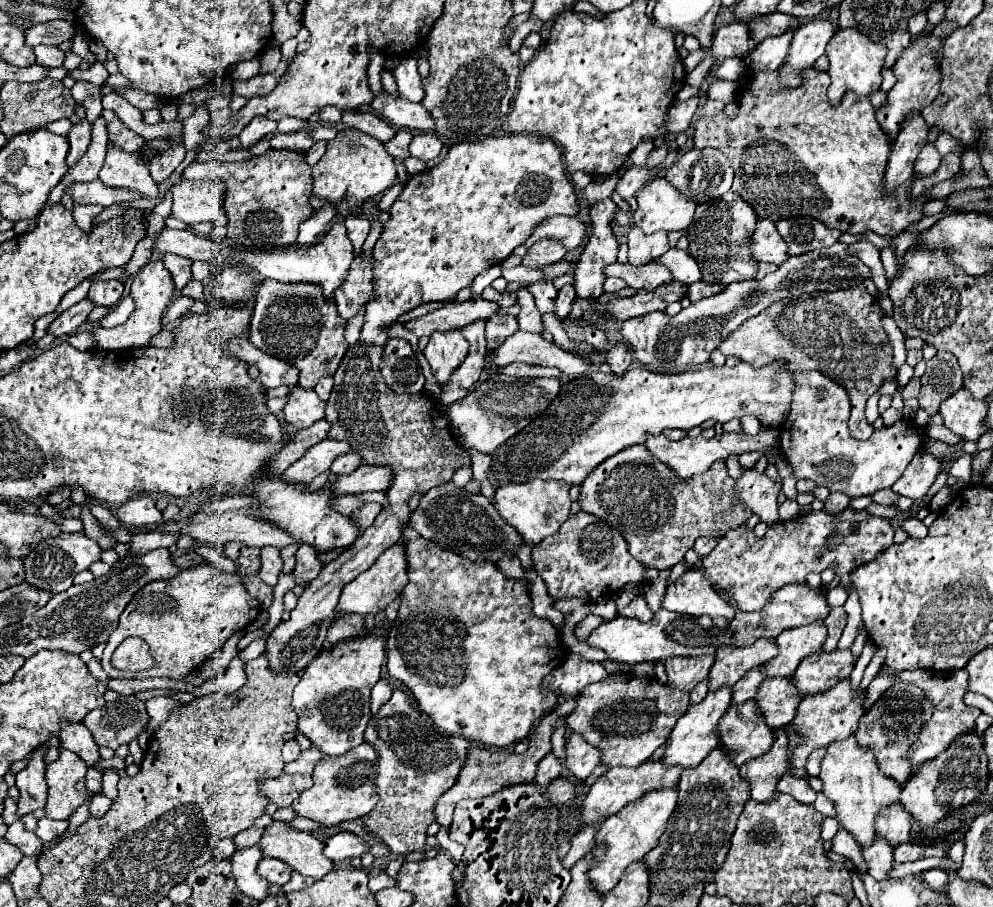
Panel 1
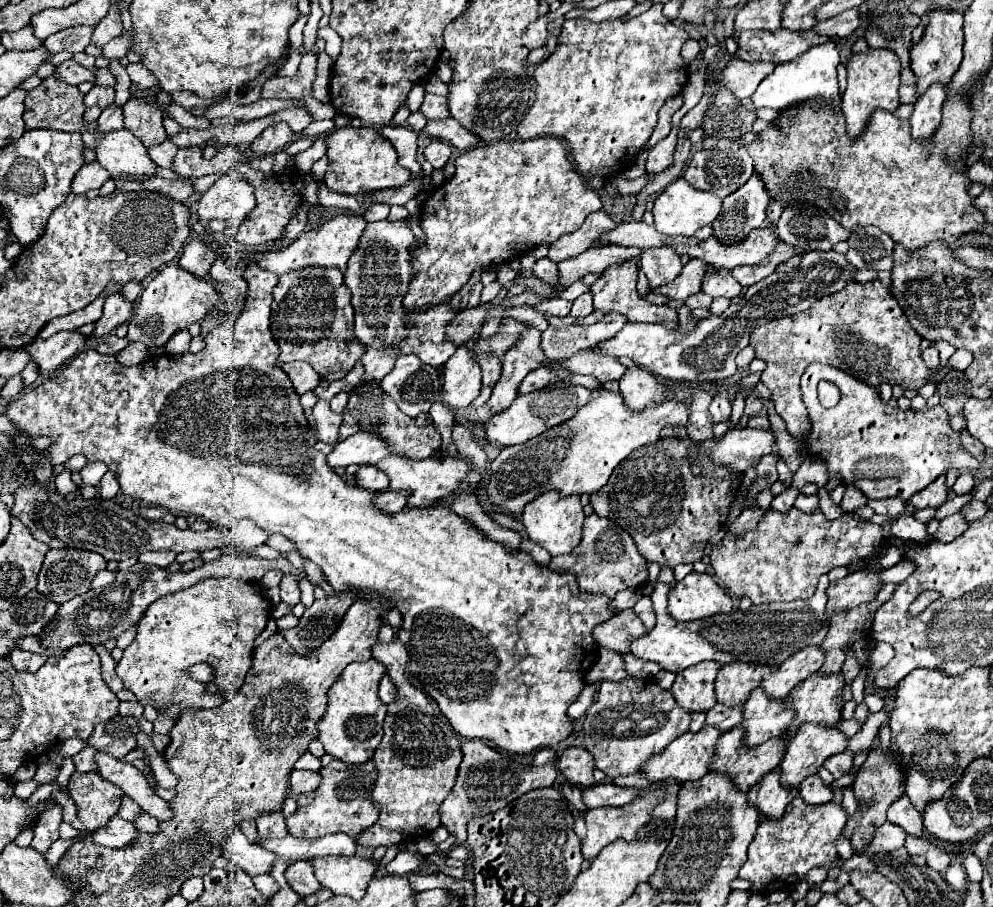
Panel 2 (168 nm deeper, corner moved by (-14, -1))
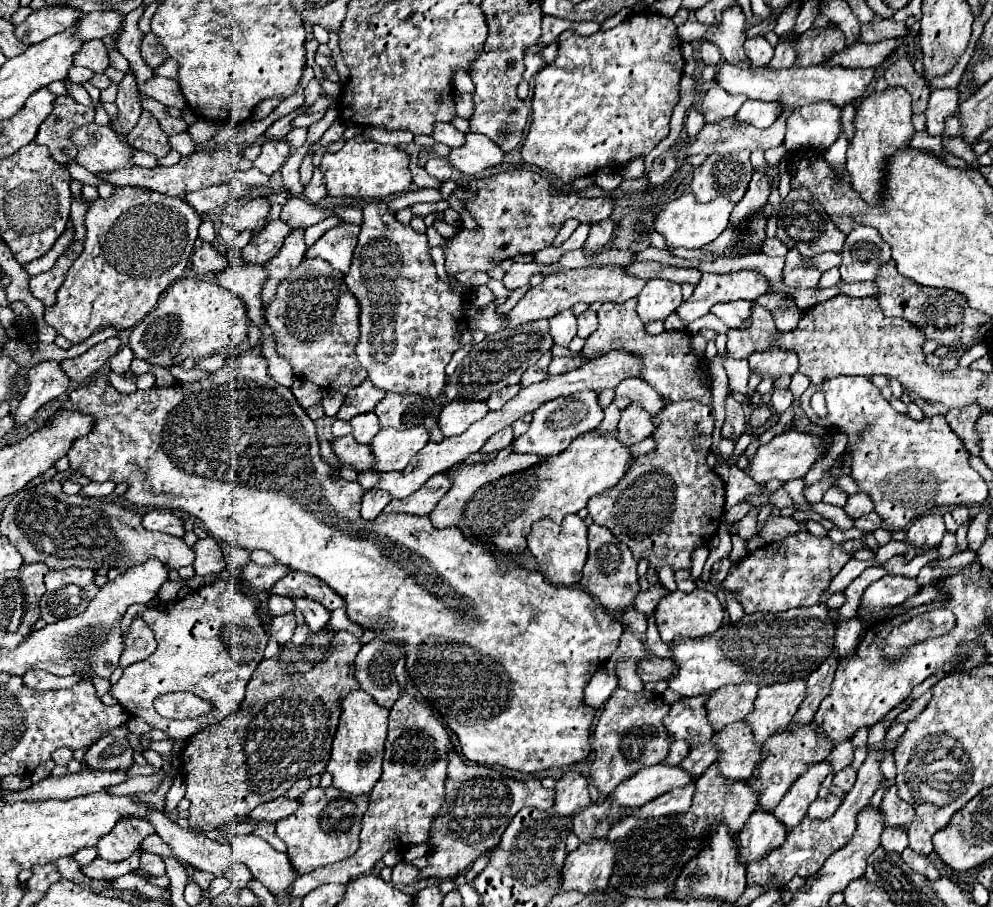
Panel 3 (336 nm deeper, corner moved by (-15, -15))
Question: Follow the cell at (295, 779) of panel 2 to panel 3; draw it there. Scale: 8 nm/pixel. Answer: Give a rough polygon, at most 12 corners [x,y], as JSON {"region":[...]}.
{"region":[[281,796],[261,804],[247,820],[291,816],[299,808],[297,798]]}

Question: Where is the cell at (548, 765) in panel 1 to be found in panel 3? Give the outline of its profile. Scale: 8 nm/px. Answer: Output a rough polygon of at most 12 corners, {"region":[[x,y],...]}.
{"region":[[611,798],[589,804],[573,816],[573,832],[581,842],[607,836]]}

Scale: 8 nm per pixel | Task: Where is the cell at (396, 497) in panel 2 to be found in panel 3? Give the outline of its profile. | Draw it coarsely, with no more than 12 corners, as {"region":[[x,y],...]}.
{"region":[[447,472],[435,474],[417,492],[385,508],[425,516],[445,496]]}

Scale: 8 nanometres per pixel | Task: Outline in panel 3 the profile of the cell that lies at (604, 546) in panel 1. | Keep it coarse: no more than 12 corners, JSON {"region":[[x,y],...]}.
{"region":[[589,526],[581,588],[613,614],[633,608],[637,560]]}

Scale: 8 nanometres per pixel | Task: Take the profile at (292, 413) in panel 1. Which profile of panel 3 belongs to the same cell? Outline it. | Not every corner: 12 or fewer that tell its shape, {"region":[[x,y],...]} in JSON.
{"region":[[353,436],[331,440],[341,464],[357,472],[371,468],[369,446],[355,444]]}

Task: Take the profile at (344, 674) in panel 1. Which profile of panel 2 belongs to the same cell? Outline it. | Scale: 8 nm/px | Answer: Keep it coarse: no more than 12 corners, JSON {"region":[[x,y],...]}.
{"region":[[348,664],[320,720],[326,754],[346,764],[374,756],[386,706],[384,666]]}

